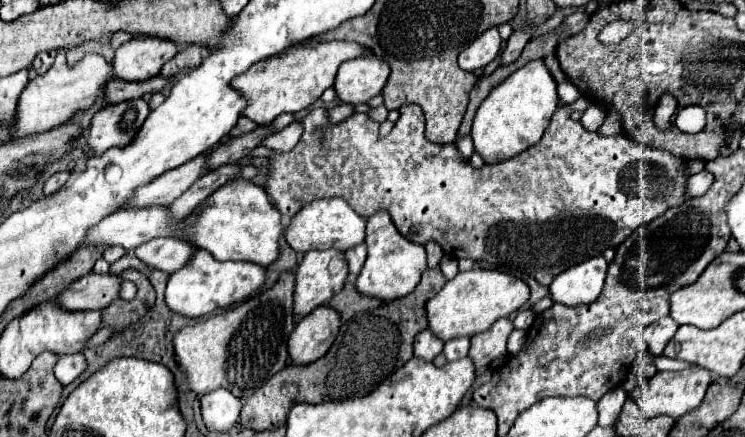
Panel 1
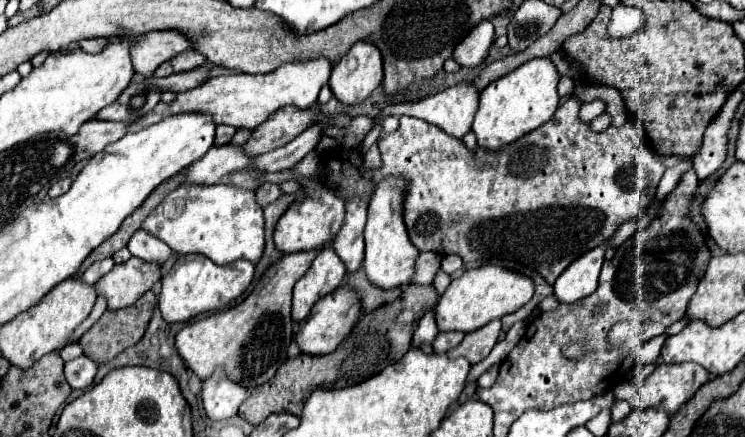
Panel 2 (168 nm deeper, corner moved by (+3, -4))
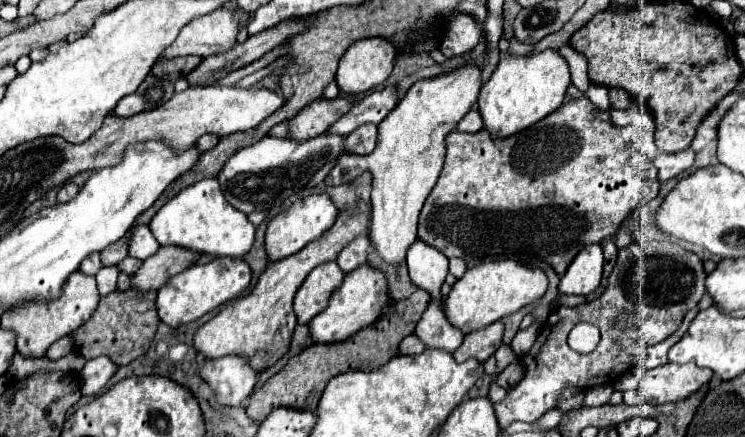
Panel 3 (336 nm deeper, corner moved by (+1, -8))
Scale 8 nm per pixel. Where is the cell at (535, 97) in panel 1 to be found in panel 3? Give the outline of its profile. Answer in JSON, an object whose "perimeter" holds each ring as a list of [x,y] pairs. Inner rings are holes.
{"perimeter":[[[500,39],[500,63],[492,73],[490,81],[480,89],[478,97],[478,109],[484,119],[486,131],[490,131],[494,139],[498,139],[528,129],[562,105],[568,85],[570,73],[566,61],[556,51],[542,51],[542,55],[510,57],[506,55],[506,39]]]}

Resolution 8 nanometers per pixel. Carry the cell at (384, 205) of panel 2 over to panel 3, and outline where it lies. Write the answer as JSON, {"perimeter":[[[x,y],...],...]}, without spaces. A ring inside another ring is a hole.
{"perimeter":[[[468,65],[448,75],[414,83],[406,97],[378,125],[376,149],[366,157],[342,155],[326,175],[324,183],[336,186],[353,181],[359,169],[372,173],[369,237],[384,263],[396,265],[406,261],[406,251],[416,241],[420,209],[444,163],[444,139],[450,129],[456,129],[458,121],[470,111],[470,107],[476,105],[480,87],[478,65]]]}

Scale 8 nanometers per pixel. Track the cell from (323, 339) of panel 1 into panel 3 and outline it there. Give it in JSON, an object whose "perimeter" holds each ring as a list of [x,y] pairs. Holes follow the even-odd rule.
{"perimeter":[[[362,265],[358,271],[352,271],[344,277],[342,285],[334,291],[330,297],[328,305],[324,311],[320,311],[312,321],[310,321],[310,335],[314,343],[342,343],[350,339],[350,335],[358,333],[360,329],[368,327],[378,319],[382,313],[382,307],[388,303],[386,295],[386,277],[372,269],[370,265]]]}

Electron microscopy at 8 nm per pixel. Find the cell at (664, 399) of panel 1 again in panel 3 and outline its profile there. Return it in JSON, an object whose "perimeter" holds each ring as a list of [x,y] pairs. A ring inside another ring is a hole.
{"perimeter":[[[666,363],[662,367],[646,371],[640,393],[642,399],[650,405],[678,403],[698,391],[702,385],[714,379],[712,371],[706,371],[696,365],[674,365]]]}

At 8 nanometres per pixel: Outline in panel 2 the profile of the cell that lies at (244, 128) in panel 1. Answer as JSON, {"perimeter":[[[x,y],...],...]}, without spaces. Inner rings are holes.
{"perimeter":[[[218,125],[216,127],[216,139],[214,139],[214,145],[226,145],[230,143],[230,139],[234,137],[236,129],[230,127],[230,125]]]}

